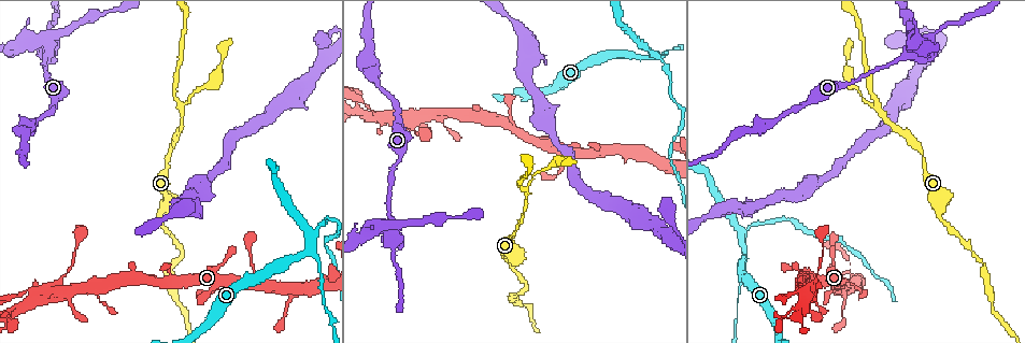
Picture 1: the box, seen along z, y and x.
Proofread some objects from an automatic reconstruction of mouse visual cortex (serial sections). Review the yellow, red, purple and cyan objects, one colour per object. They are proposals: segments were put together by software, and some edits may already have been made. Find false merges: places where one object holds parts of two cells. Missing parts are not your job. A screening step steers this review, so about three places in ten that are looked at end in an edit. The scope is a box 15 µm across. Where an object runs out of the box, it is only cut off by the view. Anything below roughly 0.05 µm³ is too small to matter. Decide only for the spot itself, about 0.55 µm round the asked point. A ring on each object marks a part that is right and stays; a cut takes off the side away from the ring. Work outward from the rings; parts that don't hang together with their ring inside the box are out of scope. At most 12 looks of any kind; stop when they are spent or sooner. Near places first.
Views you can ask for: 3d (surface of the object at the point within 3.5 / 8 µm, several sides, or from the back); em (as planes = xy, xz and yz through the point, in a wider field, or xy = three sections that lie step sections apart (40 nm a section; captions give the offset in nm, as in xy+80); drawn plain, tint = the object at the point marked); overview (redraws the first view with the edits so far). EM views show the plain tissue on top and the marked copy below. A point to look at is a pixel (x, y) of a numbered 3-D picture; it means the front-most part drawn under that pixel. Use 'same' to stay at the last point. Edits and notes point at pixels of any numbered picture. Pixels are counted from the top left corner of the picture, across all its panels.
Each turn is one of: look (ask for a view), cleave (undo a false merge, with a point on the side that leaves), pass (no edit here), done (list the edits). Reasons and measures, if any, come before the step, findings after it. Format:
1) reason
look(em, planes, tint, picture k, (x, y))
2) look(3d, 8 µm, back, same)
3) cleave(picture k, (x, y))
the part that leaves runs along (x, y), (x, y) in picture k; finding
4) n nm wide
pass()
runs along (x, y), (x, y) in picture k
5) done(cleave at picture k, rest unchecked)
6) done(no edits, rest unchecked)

thin neck
look(3d, 3.5 µm, picture 1, (223, 262))

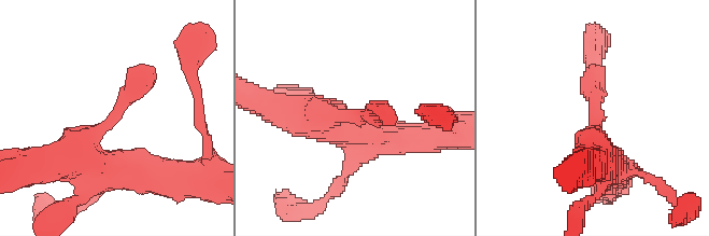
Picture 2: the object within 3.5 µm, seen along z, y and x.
look(em, xy, step 2, tint, picture 2, (596, 111))

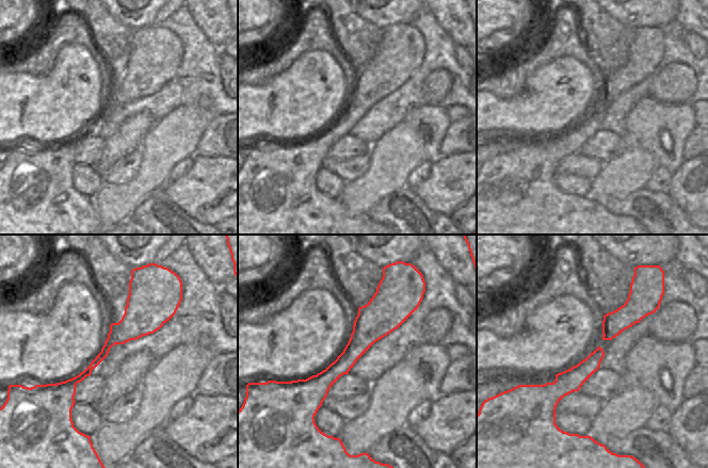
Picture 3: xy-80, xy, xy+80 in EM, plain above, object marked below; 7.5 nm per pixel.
pass()
runs along (64, 162), (119, 112), (153, 66) in picture 2; one cell here

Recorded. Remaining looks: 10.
a narrow waist
look(3d, 8 µm, back, picture 1, (421, 125))

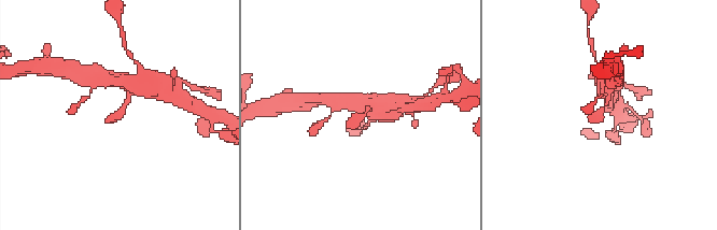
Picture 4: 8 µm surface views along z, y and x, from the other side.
look(em, xy, step 3, tint, picture 4, (602, 107))

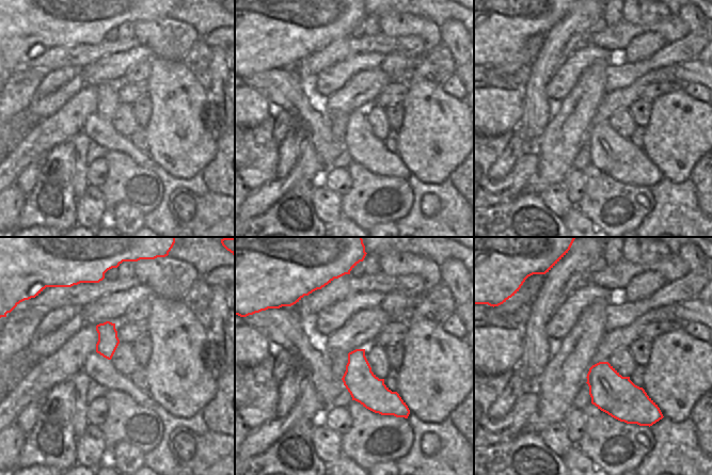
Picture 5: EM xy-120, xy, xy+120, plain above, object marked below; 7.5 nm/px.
pass()
runs along (127, 81), (123, 112), (104, 121) in picture 4; all the same cell

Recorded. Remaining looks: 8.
thick turns thin
look(em, xy, step 5, tint, picture 1, (163, 208))

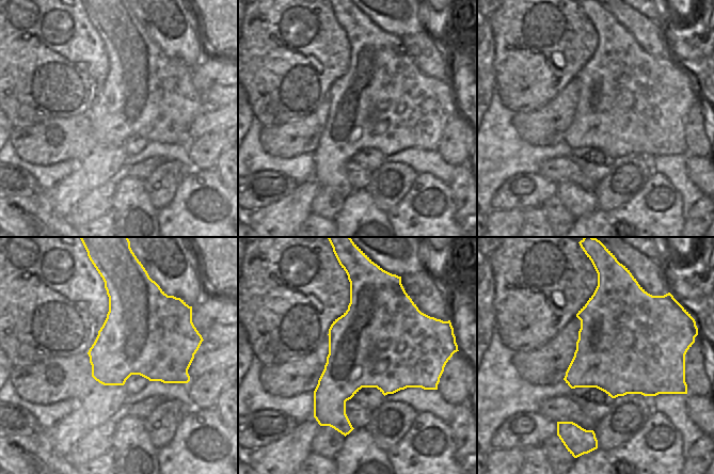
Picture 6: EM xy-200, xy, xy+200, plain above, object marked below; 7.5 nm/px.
look(3d, 3.5 µm, same)

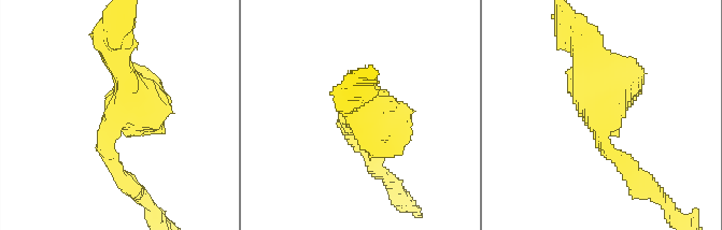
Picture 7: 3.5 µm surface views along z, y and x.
700 nm wide
pass()
runs along (582, 40), (602, 100), (602, 140), (619, 156) in picture 7; one cell here

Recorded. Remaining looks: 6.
arms part here
look(3d, 3.5 µm, picture 1, (876, 106))

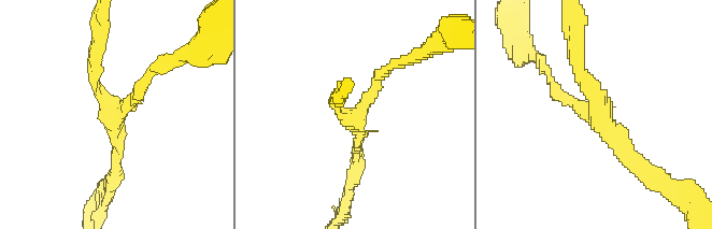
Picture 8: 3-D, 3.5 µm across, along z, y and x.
look(em, planes, tint, picture 8, (602, 116))

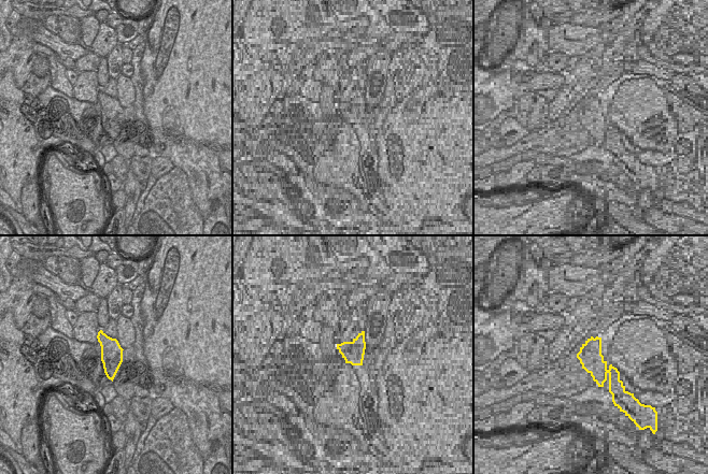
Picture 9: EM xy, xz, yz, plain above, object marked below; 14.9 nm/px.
pass()
continuous, no second cell

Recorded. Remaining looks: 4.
abrupt turn
look(3d, 8 µm, picture 1, (389, 231))

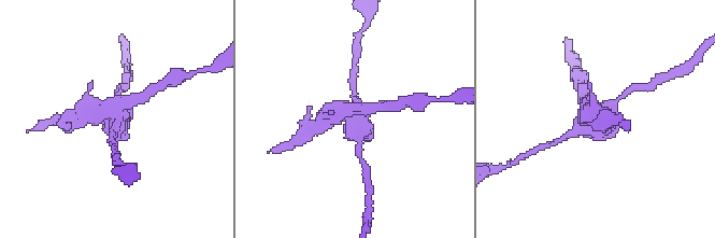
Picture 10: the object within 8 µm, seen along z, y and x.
look(3d, 3.5 µm, picture 10, (358, 115))

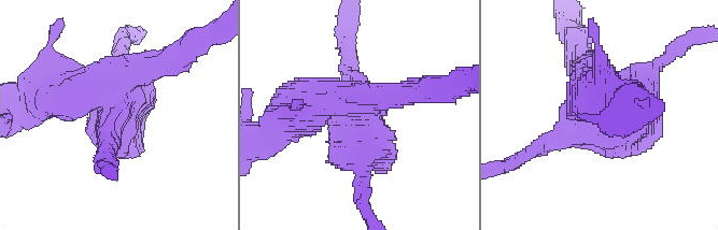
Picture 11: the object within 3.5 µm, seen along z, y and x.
now the EM
look(em, xy, step 3, tint, picture 11, (353, 116))

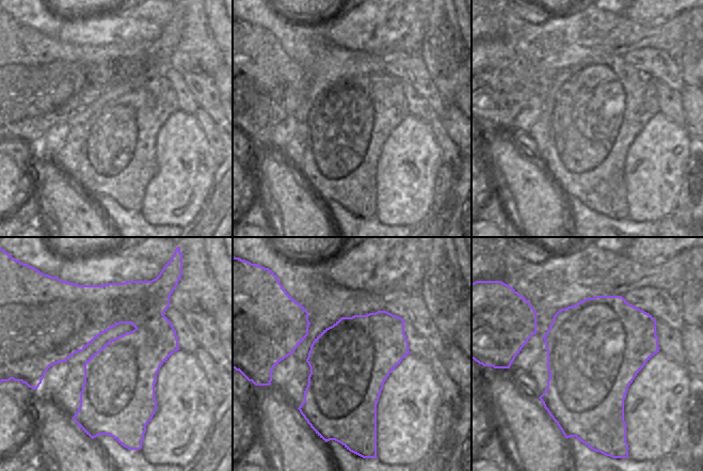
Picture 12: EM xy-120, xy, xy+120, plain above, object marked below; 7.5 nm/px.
cleave(picture 11, (581, 67))
border along (162, 314), (154, 316), (136, 328) in picture 12; a second cell is stuck on

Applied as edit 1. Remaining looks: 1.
done(cleave at picture 11, rest unchecked)

